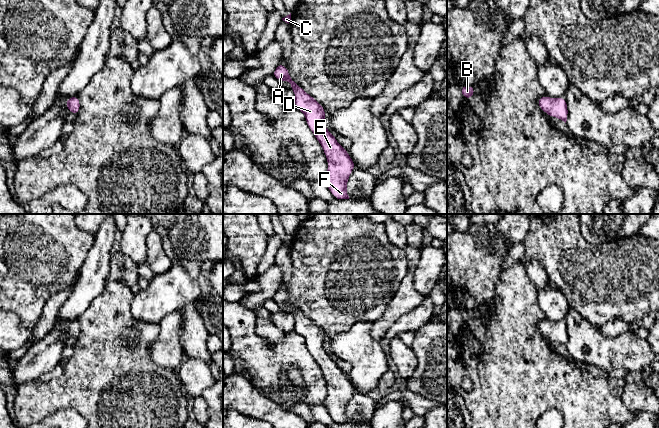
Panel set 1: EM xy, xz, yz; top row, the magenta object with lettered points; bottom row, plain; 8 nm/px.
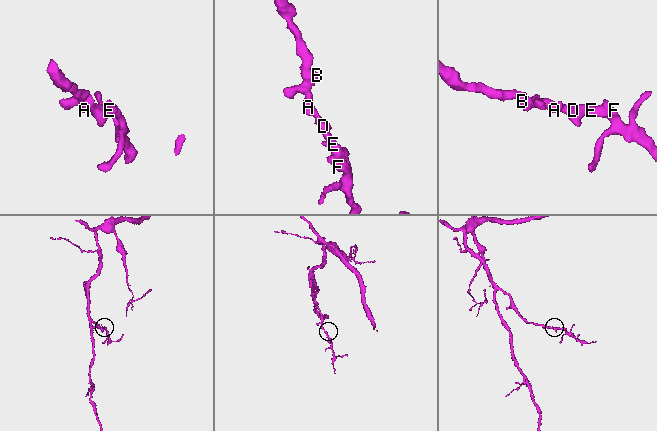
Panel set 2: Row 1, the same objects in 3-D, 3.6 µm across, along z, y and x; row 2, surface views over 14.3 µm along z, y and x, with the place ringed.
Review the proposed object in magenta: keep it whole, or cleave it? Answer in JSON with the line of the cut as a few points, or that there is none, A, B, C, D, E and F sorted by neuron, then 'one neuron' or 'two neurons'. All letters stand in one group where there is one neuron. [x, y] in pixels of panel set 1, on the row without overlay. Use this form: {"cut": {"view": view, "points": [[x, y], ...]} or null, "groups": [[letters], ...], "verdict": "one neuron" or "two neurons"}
{"cut": null, "groups": [["A", "B", "C", "D", "E", "F"]], "verdict": "one neuron"}

